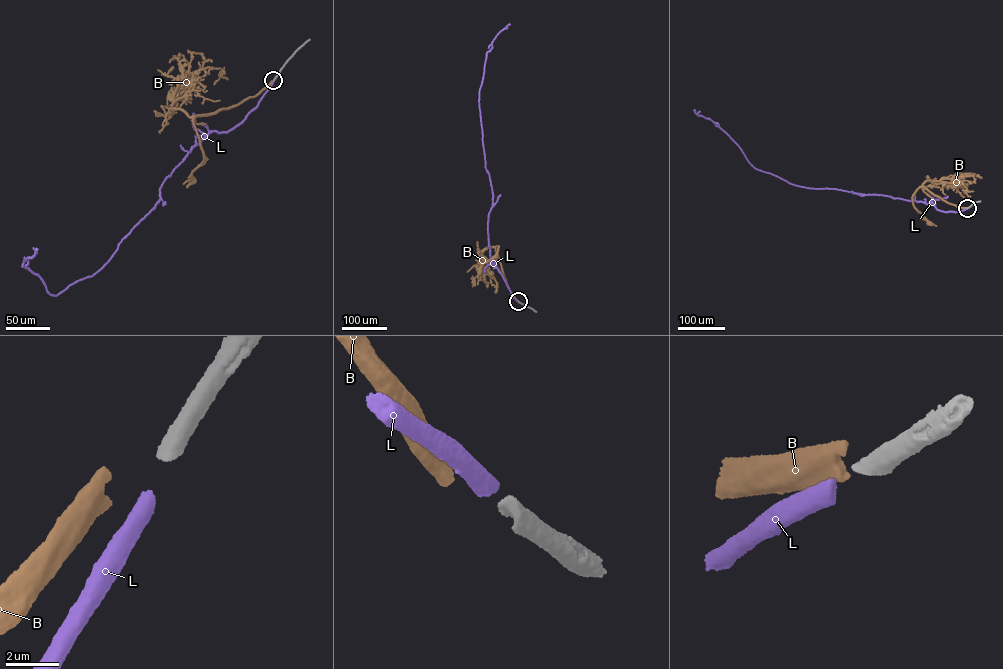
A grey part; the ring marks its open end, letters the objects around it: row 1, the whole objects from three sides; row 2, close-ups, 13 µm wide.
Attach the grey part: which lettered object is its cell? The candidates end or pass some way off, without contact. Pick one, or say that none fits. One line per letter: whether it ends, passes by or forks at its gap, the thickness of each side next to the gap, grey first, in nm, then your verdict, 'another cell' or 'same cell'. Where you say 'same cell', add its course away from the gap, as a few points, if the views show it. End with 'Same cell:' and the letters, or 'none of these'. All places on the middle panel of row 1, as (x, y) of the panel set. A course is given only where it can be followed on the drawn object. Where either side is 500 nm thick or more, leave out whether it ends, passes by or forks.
B: it ends | 480/480 nm | another cell
L: it ends | 480/480 nm | same cell | via (518, 301), (491, 260), (487, 229), (493, 196), (485, 167), (479, 101), (487, 52), (496, 35), (509, 24)
Same cell: L

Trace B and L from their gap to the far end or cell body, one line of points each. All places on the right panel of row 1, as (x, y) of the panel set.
B: (967, 207), (947, 202), (920, 187), (913, 195), (913, 204), (930, 223)
L: (967, 208), (943, 211), (931, 203), (790, 183), (755, 168), (718, 123), (697, 114), (694, 109)

